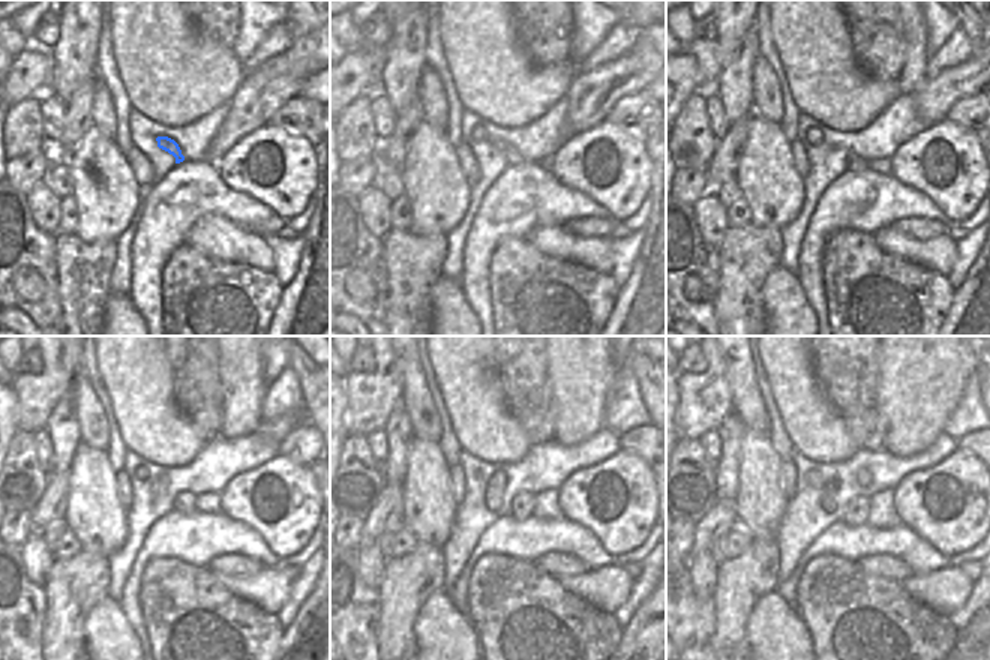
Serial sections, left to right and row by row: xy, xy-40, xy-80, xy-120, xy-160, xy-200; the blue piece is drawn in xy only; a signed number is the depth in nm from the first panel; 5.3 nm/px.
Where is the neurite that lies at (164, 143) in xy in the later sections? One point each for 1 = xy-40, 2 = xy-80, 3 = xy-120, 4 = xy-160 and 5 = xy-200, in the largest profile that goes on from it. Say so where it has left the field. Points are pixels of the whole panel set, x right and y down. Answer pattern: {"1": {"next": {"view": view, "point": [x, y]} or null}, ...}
{"1": {"next": {"view": "xy-40", "point": [513, 158]}}, "2": {"next": {"view": "xy-80", "point": [855, 164]}}, "3": {"next": {"view": "xy-120", "point": [185, 503]}}, "4": {"next": {"view": "xy-160", "point": [522, 504]}}, "5": {"next": {"view": "xy-200", "point": [857, 513]}}}

